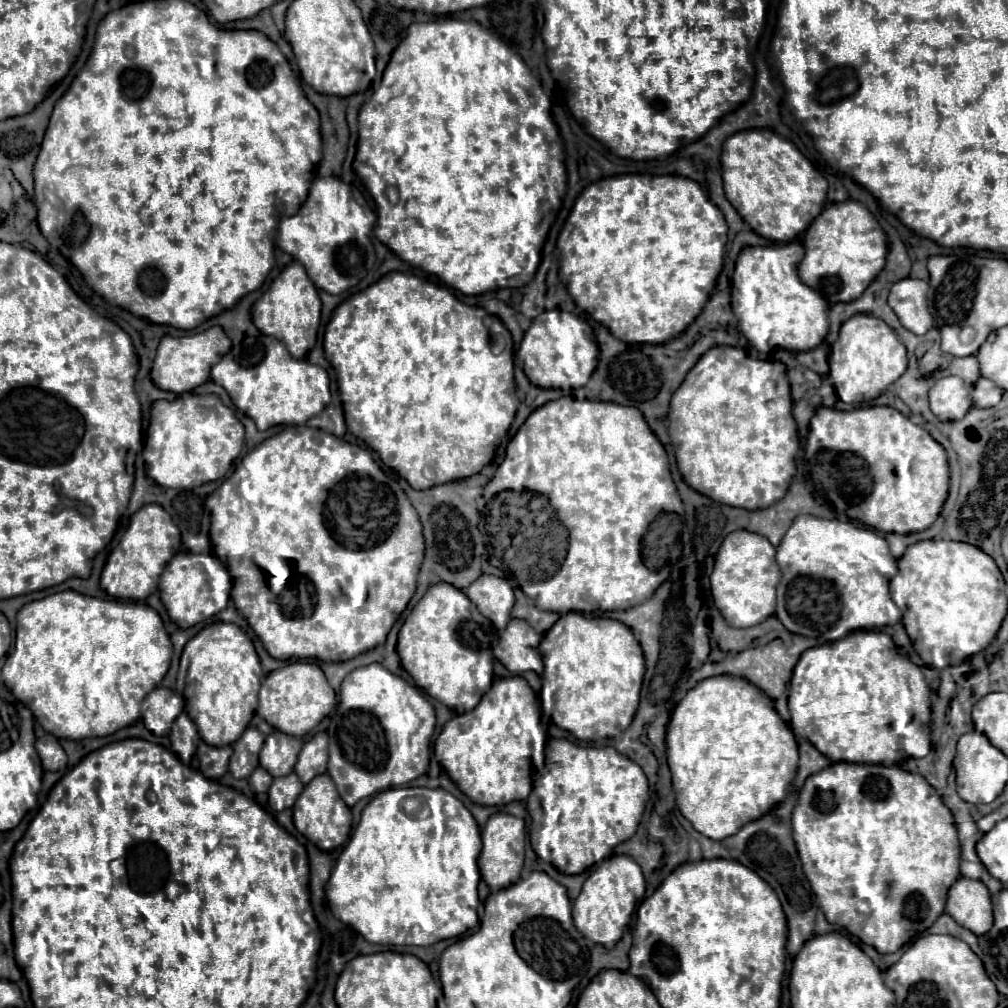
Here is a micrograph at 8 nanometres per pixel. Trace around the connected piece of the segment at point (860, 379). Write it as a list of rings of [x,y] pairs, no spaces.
[[[853,315],[841,325],[839,339],[833,343],[829,355],[829,379],[843,403],[863,403],[879,397],[891,383],[895,383],[907,369],[907,351],[905,345],[899,341],[897,333],[883,321],[873,315]]]

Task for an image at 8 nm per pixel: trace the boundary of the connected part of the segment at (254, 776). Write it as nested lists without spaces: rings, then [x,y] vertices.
[[[257,767],[251,773],[251,777],[249,777],[249,785],[251,785],[253,793],[265,793],[269,789],[271,781],[273,781],[273,777],[265,769],[261,769],[261,767]]]

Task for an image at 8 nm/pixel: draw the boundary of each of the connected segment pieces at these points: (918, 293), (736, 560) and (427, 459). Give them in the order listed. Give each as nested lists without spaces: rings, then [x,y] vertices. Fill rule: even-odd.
[[[907,277],[897,281],[887,297],[901,325],[915,335],[925,335],[933,327],[933,317],[927,309],[927,289],[927,281]]]
[[[733,531],[721,543],[709,577],[715,607],[731,627],[753,627],[775,613],[775,587],[781,571],[775,563],[775,547],[767,537],[751,531]]]
[[[387,273],[383,275],[377,283],[369,285],[365,291],[359,291],[351,295],[347,301],[343,301],[335,311],[331,321],[325,327],[325,337],[323,337],[323,347],[325,347],[325,357],[337,371],[337,381],[339,381],[339,395],[343,401],[345,409],[345,423],[347,429],[363,439],[379,457],[381,461],[395,469],[403,479],[409,481],[413,489],[429,489],[433,485],[449,483],[455,479],[465,479],[475,473],[479,473],[495,453],[495,447],[505,439],[511,424],[515,418],[515,411],[519,405],[519,399],[515,395],[515,379],[513,379],[513,339],[509,331],[503,327],[503,323],[495,317],[489,315],[481,307],[471,307],[461,303],[447,287],[442,287],[436,283],[431,283],[427,279],[421,279],[417,275],[407,275],[407,273]],[[495,341],[499,341],[501,353],[493,353],[491,349],[495,347]]]

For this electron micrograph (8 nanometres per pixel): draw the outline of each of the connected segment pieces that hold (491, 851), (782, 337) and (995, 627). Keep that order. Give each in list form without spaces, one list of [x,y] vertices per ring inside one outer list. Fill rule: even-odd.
[[[497,813],[491,815],[487,825],[481,831],[483,837],[483,849],[479,857],[479,869],[483,881],[493,889],[505,889],[509,885],[515,885],[519,881],[521,869],[523,869],[523,857],[525,857],[525,823],[519,817],[513,817],[509,813]]]
[[[788,242],[769,247],[743,247],[737,257],[731,279],[731,307],[739,319],[741,333],[761,353],[769,353],[775,347],[809,351],[829,333],[828,302],[797,277],[797,265],[803,255],[803,244]]]
[[[929,539],[907,547],[905,555],[899,559],[899,571],[891,579],[891,599],[903,613],[903,625],[913,647],[927,666],[937,669],[959,665],[983,651],[993,641],[1007,615],[1005,581],[993,557],[981,553],[977,545],[949,539]]]

